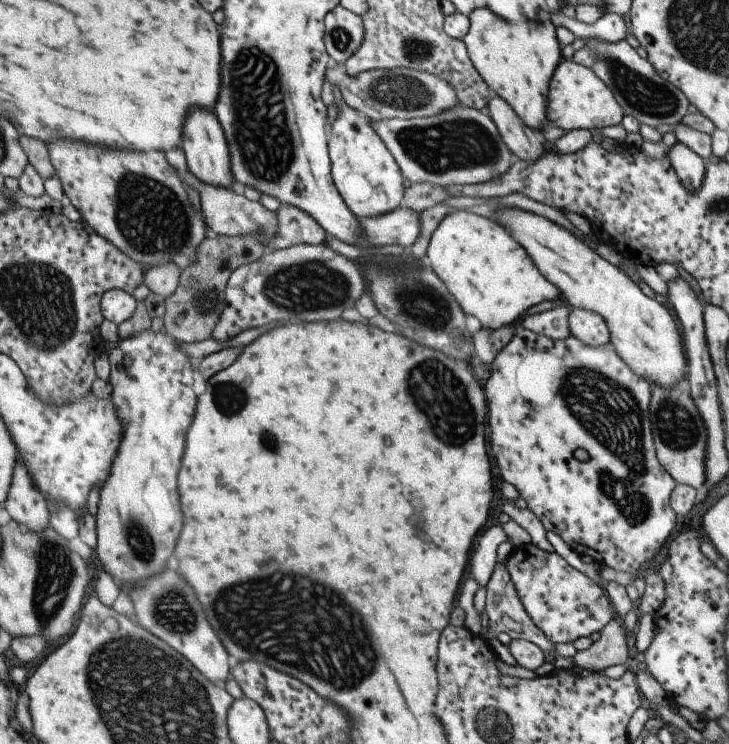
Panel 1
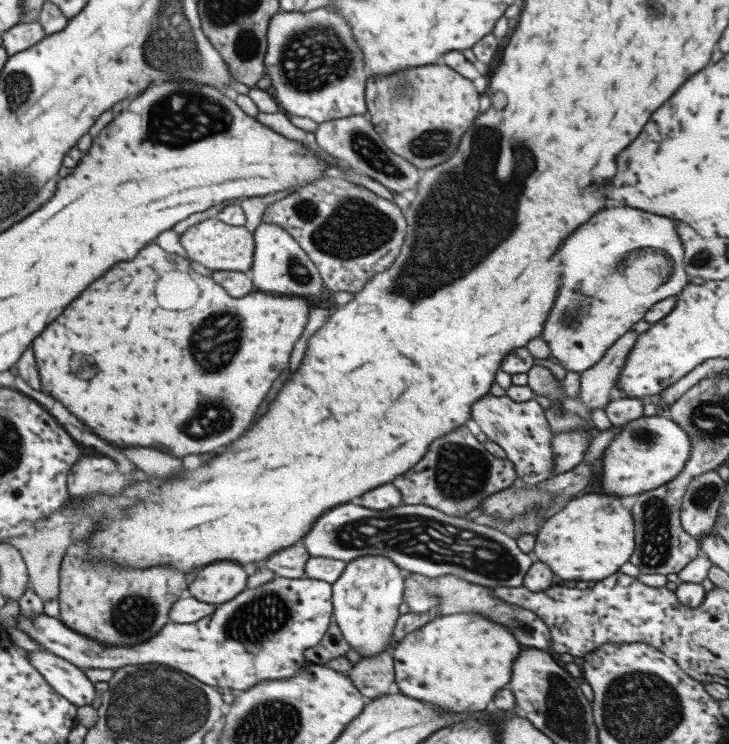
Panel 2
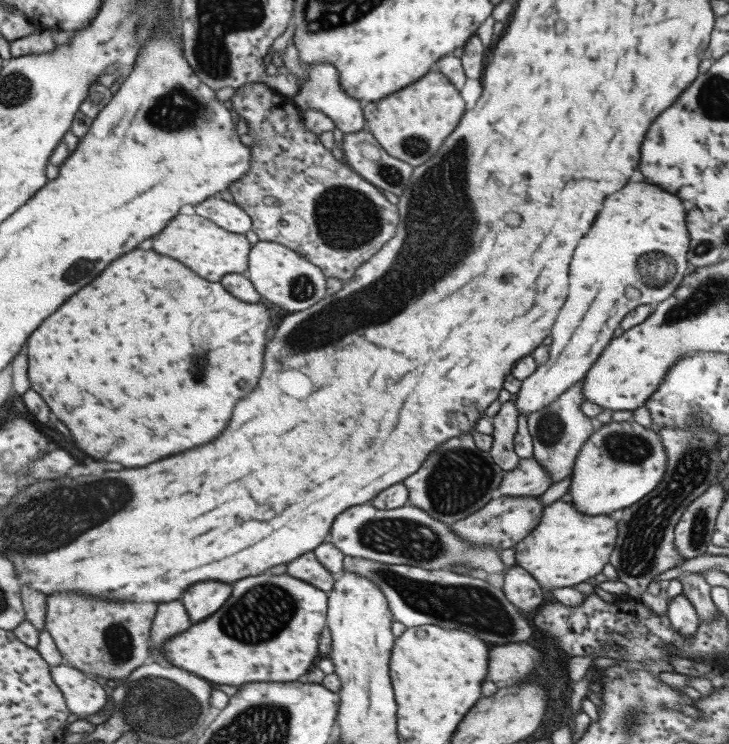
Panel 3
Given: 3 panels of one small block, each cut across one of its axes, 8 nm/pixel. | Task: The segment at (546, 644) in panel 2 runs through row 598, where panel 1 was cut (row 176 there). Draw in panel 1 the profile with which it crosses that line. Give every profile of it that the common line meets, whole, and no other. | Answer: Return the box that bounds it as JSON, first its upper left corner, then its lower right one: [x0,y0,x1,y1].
[370,104,515,187]

